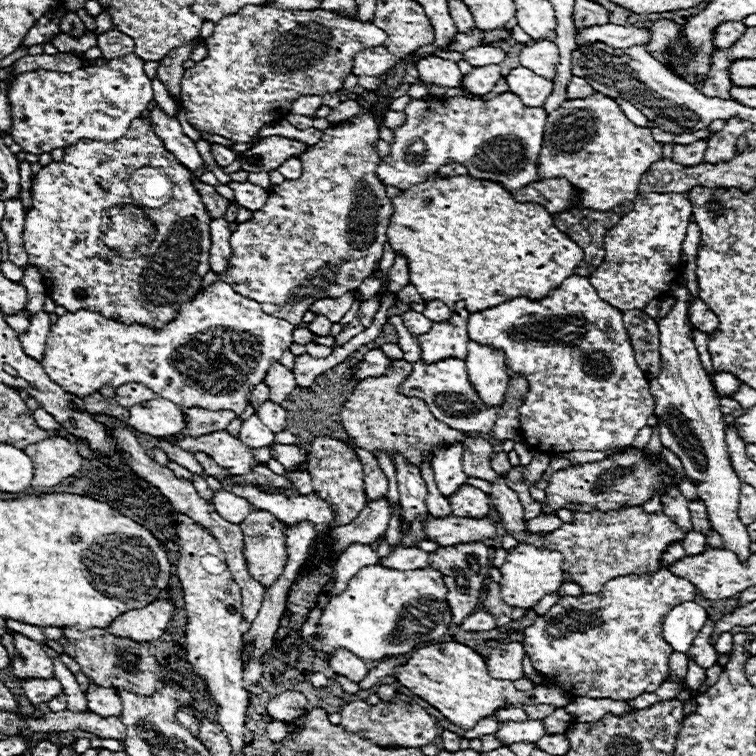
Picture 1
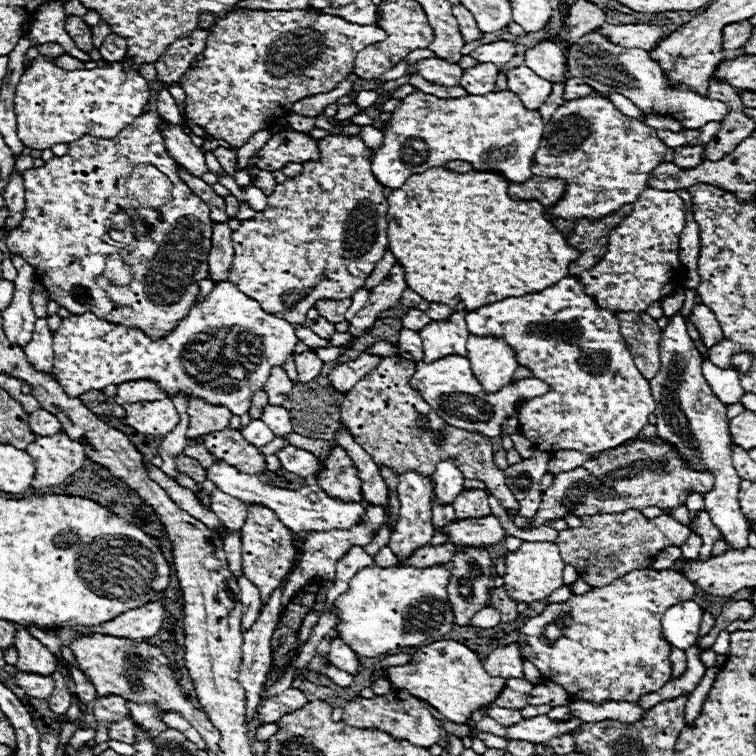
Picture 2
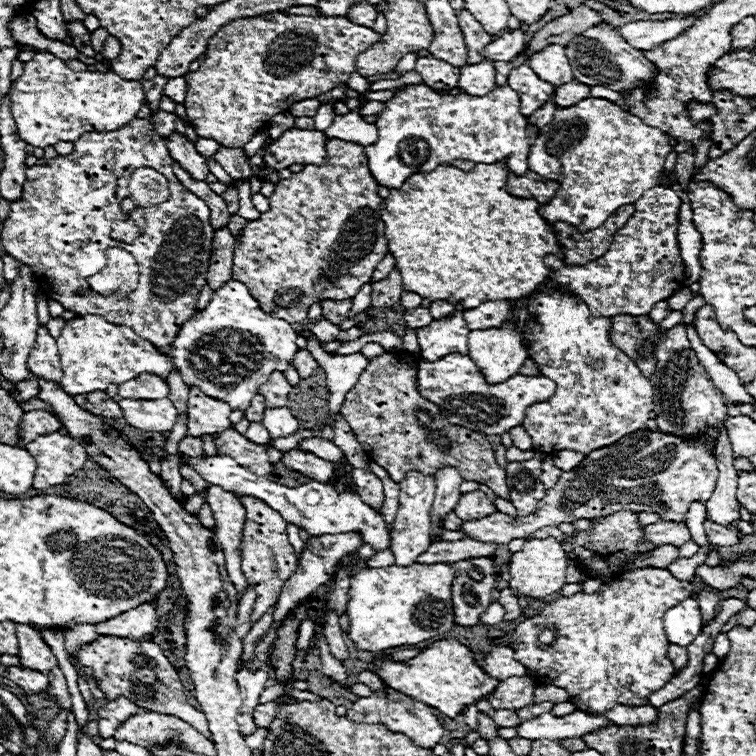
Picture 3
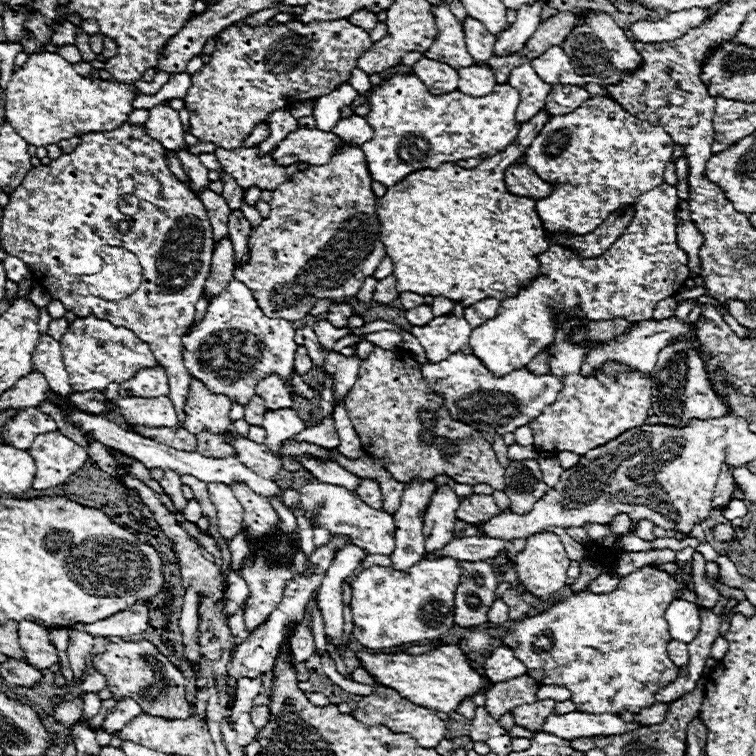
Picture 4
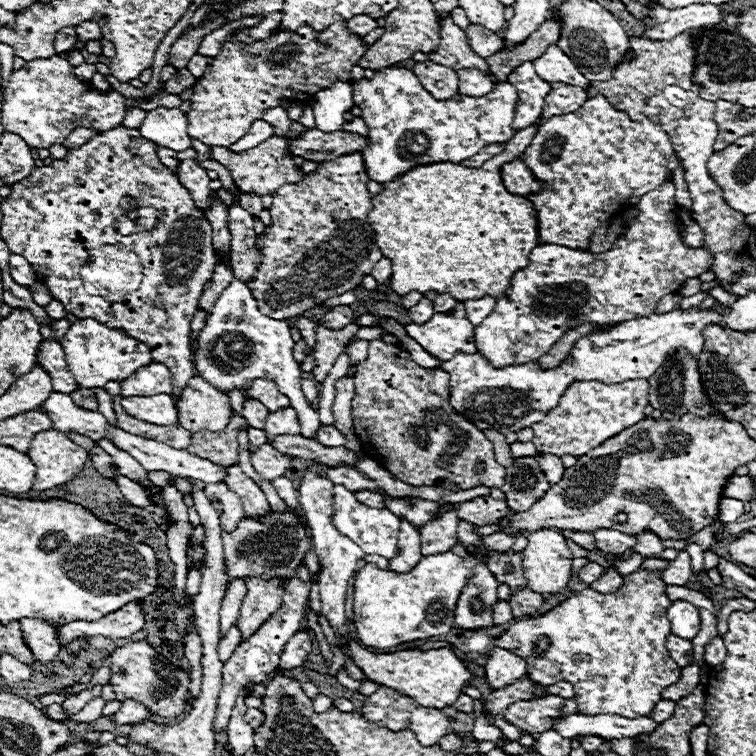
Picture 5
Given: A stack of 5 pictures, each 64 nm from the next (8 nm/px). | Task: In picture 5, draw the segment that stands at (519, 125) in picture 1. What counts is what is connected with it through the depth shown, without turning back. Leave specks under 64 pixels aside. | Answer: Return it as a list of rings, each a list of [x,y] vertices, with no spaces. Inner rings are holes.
[[[388,66],[372,78],[352,84],[354,104],[362,110],[370,144],[362,150],[364,168],[374,182],[388,182],[394,176],[424,164],[454,162],[472,158],[486,144],[508,142],[514,136],[512,118],[518,92],[508,82],[496,82],[492,92],[480,98],[456,94],[450,100],[436,100],[408,68]]]

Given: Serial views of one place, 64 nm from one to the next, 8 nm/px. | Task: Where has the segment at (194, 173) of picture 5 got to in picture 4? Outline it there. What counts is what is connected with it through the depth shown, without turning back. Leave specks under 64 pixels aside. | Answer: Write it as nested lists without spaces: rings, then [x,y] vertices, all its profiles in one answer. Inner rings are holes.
[[[182,150],[182,152],[176,152],[178,158],[182,160],[182,168],[188,176],[188,186],[190,190],[196,192],[196,196],[208,188],[210,180],[208,180],[208,168],[198,160],[198,156],[192,156],[188,154],[188,150]]]

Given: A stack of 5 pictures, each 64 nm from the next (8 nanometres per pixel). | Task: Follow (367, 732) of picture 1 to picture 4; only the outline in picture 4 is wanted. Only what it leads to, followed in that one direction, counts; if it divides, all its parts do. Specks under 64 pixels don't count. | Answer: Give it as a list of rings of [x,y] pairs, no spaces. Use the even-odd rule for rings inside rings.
[[[376,686],[376,692],[372,692],[370,696],[364,696],[358,702],[358,708],[352,712],[352,716],[356,716],[358,720],[362,720],[366,724],[382,724],[382,726],[390,728],[392,732],[406,732],[406,734],[414,736],[414,740],[422,748],[434,748],[446,736],[446,722],[438,716],[436,710],[418,706],[418,704],[402,698],[396,690],[386,688],[386,686]]]

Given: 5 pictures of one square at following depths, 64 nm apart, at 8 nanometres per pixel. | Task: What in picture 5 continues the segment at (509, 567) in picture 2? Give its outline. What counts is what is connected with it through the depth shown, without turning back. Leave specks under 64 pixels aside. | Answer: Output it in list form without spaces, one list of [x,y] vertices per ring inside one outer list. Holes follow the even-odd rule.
[[[542,528],[536,530],[528,536],[528,546],[522,550],[522,566],[526,572],[526,580],[528,580],[528,588],[534,592],[542,592],[542,594],[554,594],[560,592],[562,588],[568,586],[570,578],[572,578],[572,552],[566,546],[566,540],[560,532],[552,530],[552,528]]]

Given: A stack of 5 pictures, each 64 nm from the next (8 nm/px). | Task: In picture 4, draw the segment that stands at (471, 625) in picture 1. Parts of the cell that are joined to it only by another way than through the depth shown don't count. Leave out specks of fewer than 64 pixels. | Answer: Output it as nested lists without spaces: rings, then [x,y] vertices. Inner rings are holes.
[[[496,600],[496,602],[490,606],[488,616],[490,616],[490,622],[494,622],[494,624],[504,624],[504,622],[510,620],[510,616],[508,616],[508,606],[506,606],[502,600]]]

